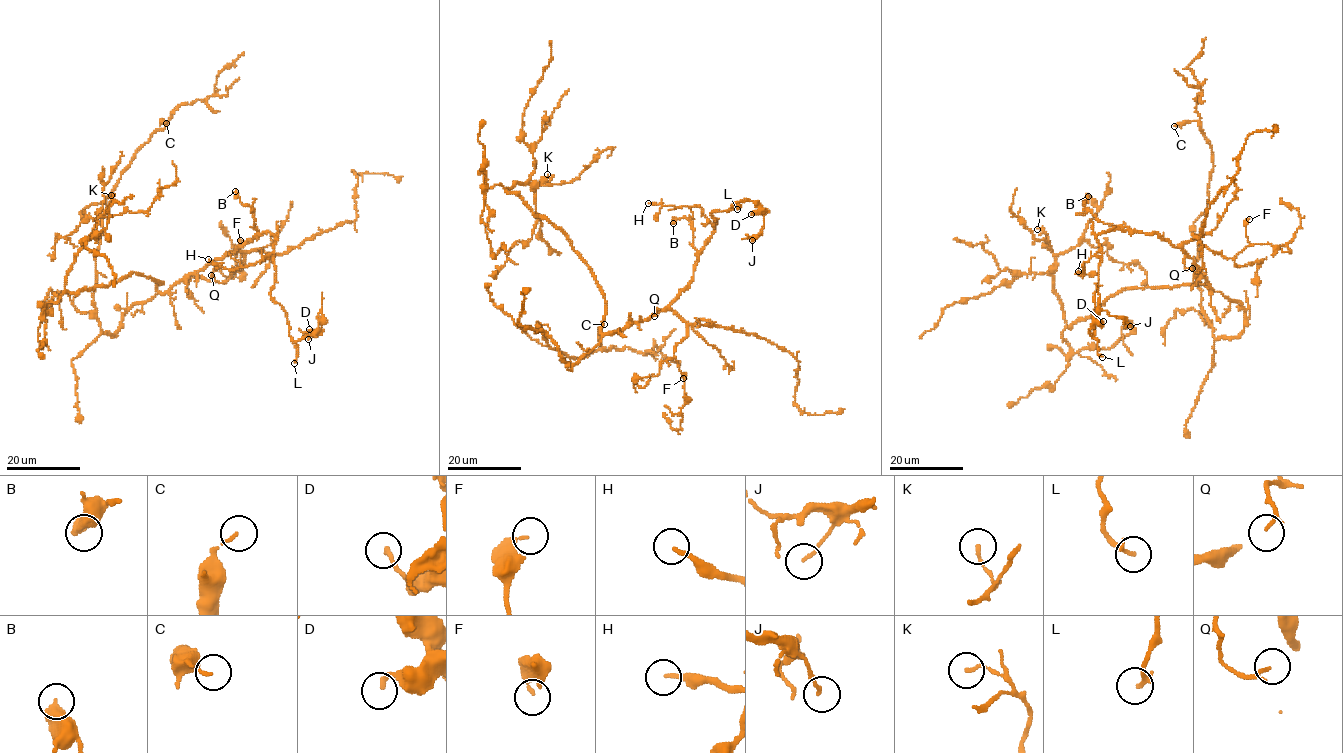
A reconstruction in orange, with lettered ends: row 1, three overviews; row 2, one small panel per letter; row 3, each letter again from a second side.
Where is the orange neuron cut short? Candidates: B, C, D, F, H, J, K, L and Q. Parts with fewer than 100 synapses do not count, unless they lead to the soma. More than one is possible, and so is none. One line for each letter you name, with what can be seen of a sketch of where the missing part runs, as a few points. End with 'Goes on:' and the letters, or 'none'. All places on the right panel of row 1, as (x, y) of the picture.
Goes on: none

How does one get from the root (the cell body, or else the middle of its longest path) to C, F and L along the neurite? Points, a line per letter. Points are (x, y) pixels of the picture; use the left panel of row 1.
C: (144, 303), (133, 304), (113, 335), (103, 332), (95, 251), (107, 196), (166, 123)
F: (144, 303), (231, 251), (242, 252), (245, 265), (232, 269), (230, 275), (241, 265), (240, 240)
L: (144, 303), (269, 232), (276, 239), (270, 295), (286, 313), (296, 343), (294, 363)

